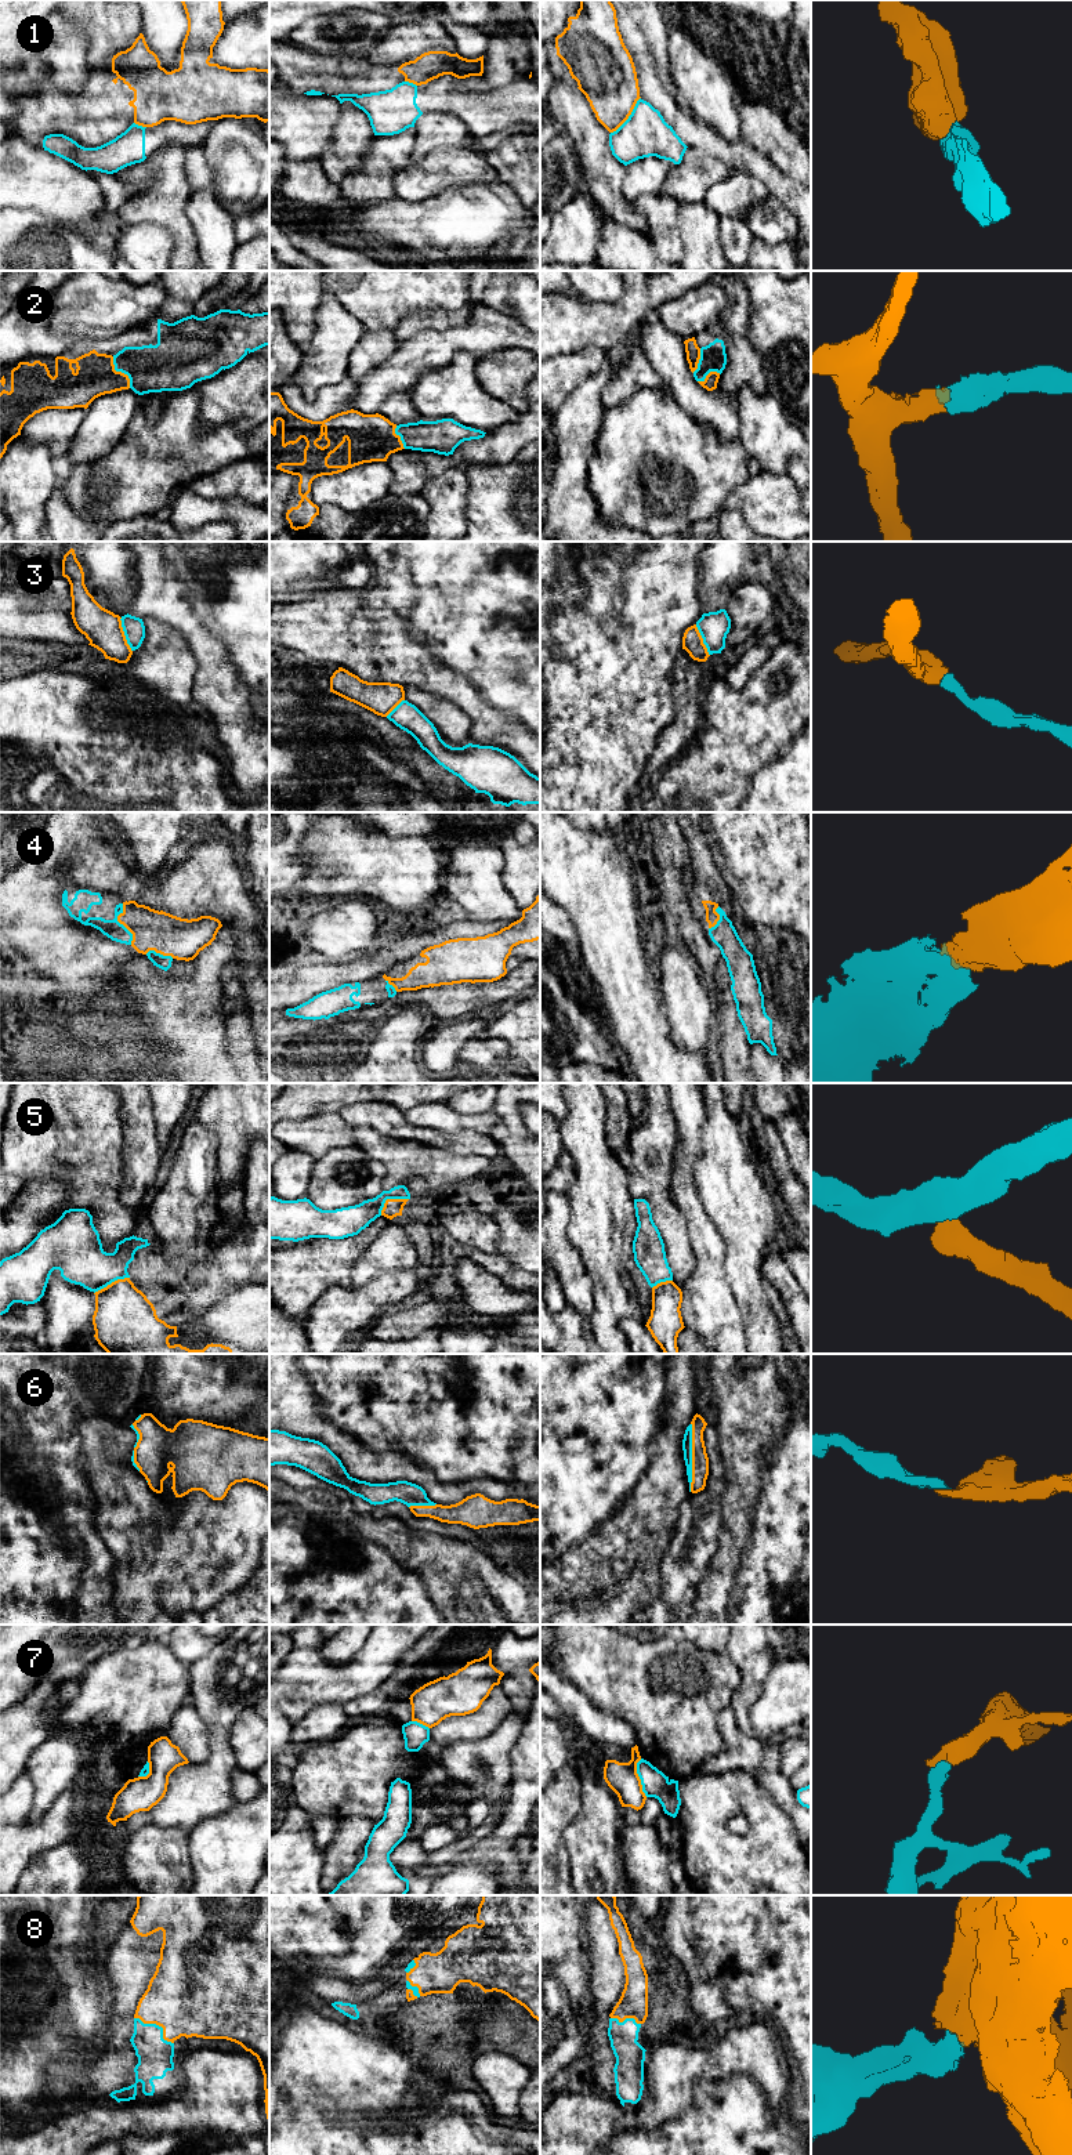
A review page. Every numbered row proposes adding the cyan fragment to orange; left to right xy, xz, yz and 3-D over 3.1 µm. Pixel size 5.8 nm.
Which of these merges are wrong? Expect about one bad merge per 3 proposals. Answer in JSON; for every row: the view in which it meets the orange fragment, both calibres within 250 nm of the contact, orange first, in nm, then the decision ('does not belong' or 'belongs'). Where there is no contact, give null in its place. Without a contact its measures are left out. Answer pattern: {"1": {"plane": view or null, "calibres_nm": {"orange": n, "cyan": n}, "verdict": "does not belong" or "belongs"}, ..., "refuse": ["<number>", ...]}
{"1": {"plane": "yz", "calibres_nm": {"orange": 340, "cyan": 260}, "verdict": "does not belong"}, "2": {"plane": "xy", "calibres_nm": {"orange": 240, "cyan": 280}, "verdict": "belongs"}, "3": {"plane": "xy", "calibres_nm": {"orange": 220, "cyan": 130}, "verdict": "does not belong"}, "4": {"plane": "xy", "calibres_nm": {"orange": 240, "cyan": 110}, "verdict": "belongs"}, "5": {"plane": "xz", "calibres_nm": {"orange": 110, "cyan": 160}, "verdict": "does not belong"}, "6": {"plane": "yz", "calibres_nm": {"orange": 100, "cyan": 60}, "verdict": "belongs"}, "7": {"plane": "yz", "calibres_nm": {"orange": 180, "cyan": 160}, "verdict": "does not belong"}, "8": {"plane": "xy", "calibres_nm": {"orange": 480, "cyan": 200}, "verdict": "belongs"}, "refuse": ["1", "3", "5", "7"]}

